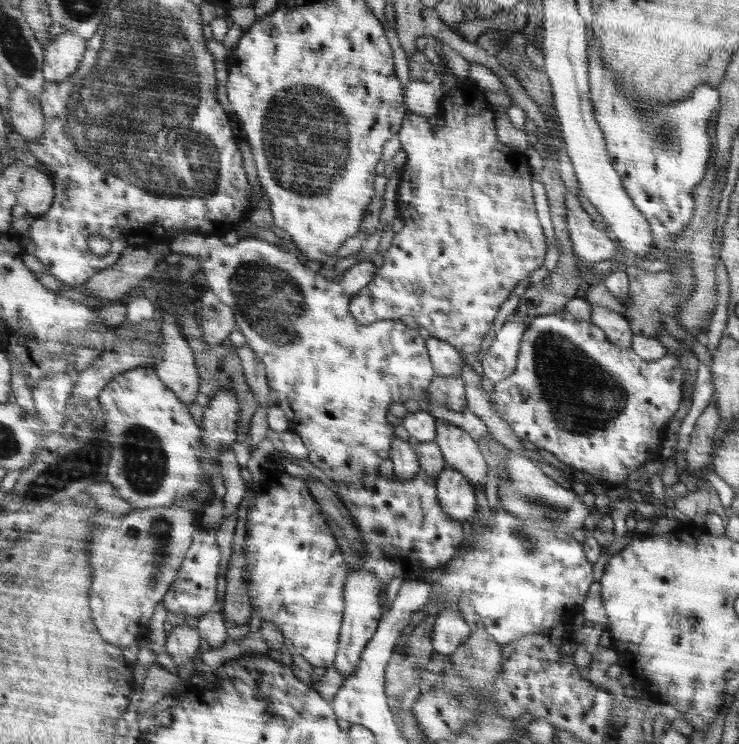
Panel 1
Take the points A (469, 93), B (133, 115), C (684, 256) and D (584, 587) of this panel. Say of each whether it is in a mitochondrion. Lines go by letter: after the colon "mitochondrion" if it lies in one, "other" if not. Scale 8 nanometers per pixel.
A: other
B: mitochondrion
C: other
D: other

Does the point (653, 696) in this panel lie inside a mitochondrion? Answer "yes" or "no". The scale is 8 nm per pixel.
no

